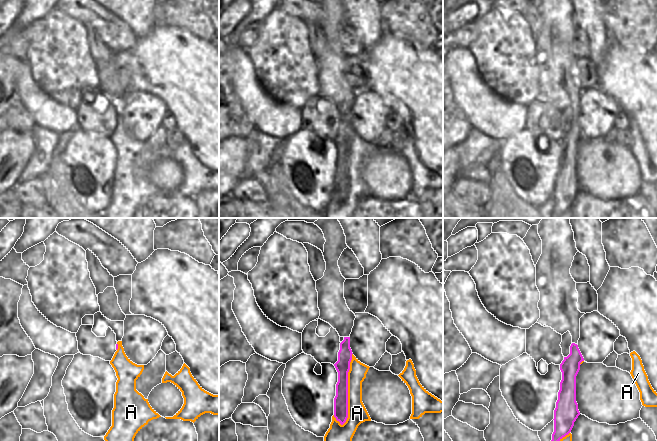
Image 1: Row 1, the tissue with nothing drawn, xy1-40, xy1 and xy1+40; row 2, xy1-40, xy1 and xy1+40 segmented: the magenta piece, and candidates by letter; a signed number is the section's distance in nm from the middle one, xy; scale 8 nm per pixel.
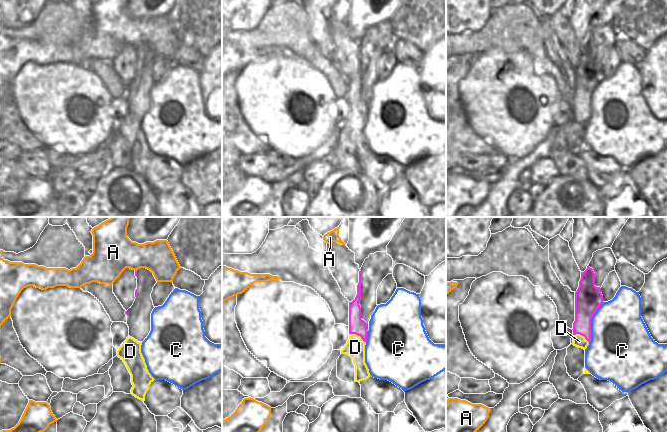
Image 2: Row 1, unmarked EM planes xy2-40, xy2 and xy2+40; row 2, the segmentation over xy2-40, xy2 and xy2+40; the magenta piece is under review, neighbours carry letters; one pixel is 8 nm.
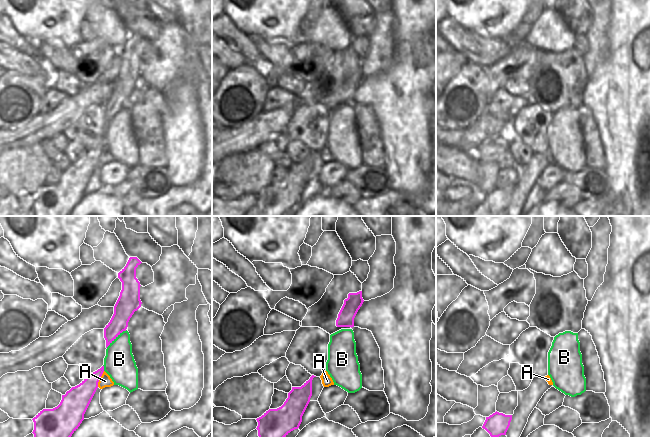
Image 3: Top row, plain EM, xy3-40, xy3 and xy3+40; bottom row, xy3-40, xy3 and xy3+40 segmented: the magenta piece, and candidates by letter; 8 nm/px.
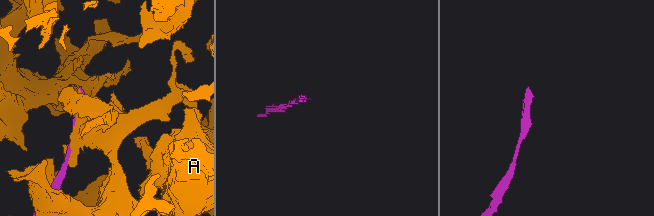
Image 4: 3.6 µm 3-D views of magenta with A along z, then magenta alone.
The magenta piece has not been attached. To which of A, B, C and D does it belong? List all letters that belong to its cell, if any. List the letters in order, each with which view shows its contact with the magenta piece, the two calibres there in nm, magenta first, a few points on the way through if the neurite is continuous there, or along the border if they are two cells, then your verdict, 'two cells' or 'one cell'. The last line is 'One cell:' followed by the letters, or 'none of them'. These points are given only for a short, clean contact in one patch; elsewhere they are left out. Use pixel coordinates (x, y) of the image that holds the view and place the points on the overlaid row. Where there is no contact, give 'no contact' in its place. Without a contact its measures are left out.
A: contact in xy1; calibres 120 and 160 nm; two cells
B: contact in xy3-40; calibres 160 and 240 nm; border xy3-40 (126, 330), (123, 330), (106, 347); two cells
C: contact in xy2+40; calibres 220 and 440 nm; two cells
D: contact in xy2; calibres 130 and 160 nm; border xy2 (349, 333), (355, 333), (365, 342); two cells
One cell: none of them

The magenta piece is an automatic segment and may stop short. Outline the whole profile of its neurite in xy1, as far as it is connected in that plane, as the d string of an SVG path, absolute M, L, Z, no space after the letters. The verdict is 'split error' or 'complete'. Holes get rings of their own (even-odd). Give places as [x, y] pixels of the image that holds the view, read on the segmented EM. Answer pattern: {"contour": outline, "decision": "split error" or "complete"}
{"contour": "M318 218L314 222L323 232L326 240L324 244L324 260L326 262L326 270L324 276L316 281L316 290L318 292L318 308L320 310L321 319L329 323L344 340L340 343L338 352L338 361L334 364L338 372L338 382L336 384L336 396L334 398L334 417L343 425L348 418L348 372L350 370L350 362L352 360L352 350L350 348L350 334L354 326L355 314L348 308L344 298L344 282L345 278L340 272L338 260L342 252L348 247L346 244L346 236L344 230L337 218Z", "decision": "split error"}

